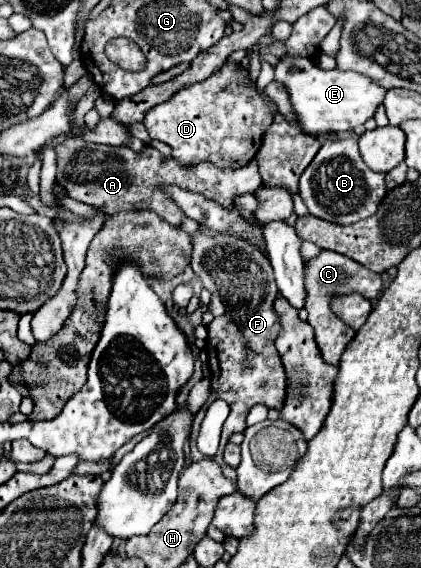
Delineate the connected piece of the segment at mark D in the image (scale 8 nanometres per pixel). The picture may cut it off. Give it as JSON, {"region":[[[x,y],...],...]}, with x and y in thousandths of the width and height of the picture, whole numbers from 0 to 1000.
{"region":[[[537,107],[489,143],[437,153],[394,181],[361,188],[337,217],[361,245],[409,259],[409,276],[432,290],[504,283],[523,294],[575,294],[603,280],[646,206],[608,153],[589,150],[589,125],[570,121],[565,109]]]}

